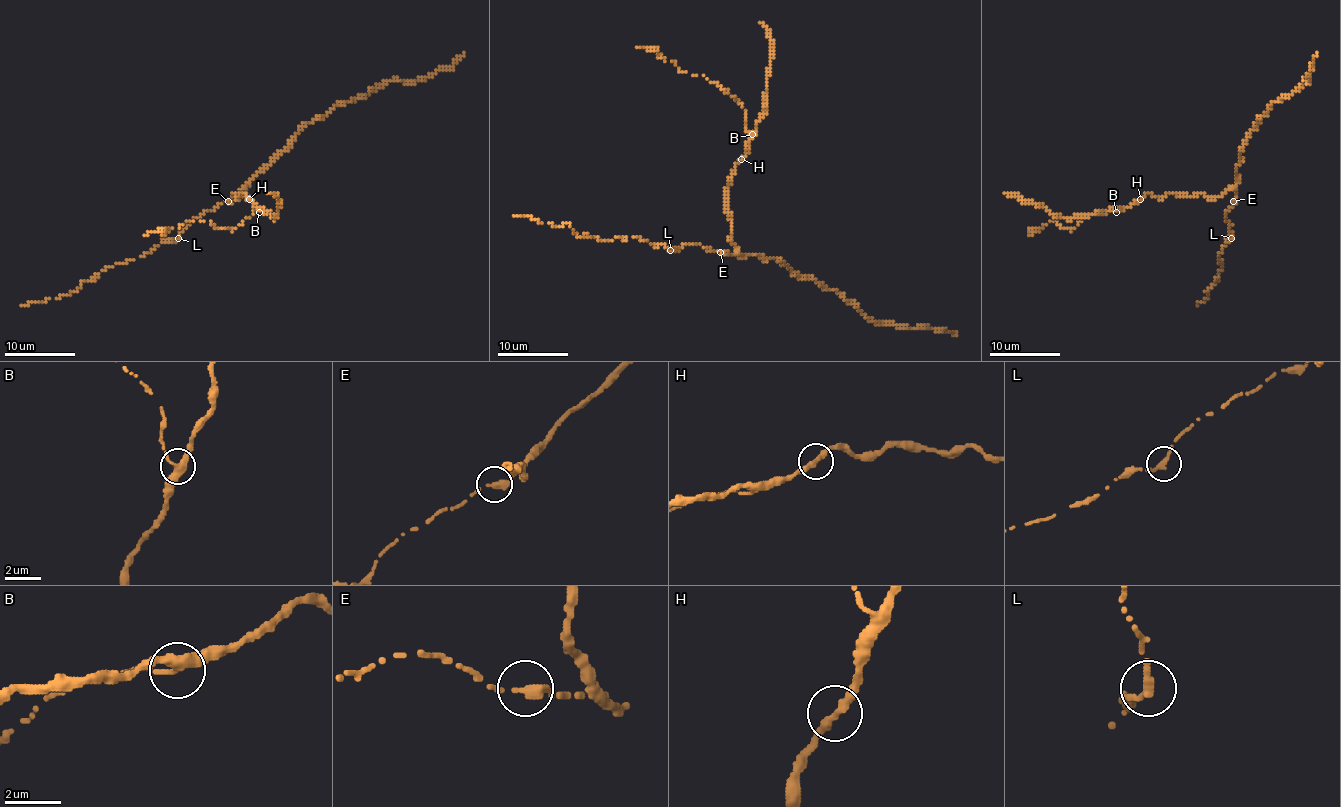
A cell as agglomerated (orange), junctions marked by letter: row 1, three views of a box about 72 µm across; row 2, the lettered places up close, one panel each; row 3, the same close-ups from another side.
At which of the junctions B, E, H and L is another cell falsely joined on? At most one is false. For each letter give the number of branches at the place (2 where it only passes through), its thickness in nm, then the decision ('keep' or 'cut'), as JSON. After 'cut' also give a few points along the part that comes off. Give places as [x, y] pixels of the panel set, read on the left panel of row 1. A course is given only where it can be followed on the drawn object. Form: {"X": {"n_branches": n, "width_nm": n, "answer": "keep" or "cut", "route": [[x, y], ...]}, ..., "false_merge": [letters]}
{"B": {"n_branches": 3, "width_nm": 300, "answer": "keep"}, "E": {"n_branches": 2, "width_nm": 320, "answer": "keep"}, "H": {"n_branches": 2, "width_nm": 320, "answer": "keep"}, "L": {"n_branches": 2, "width_nm": 280, "answer": "keep"}, "false_merge": []}

